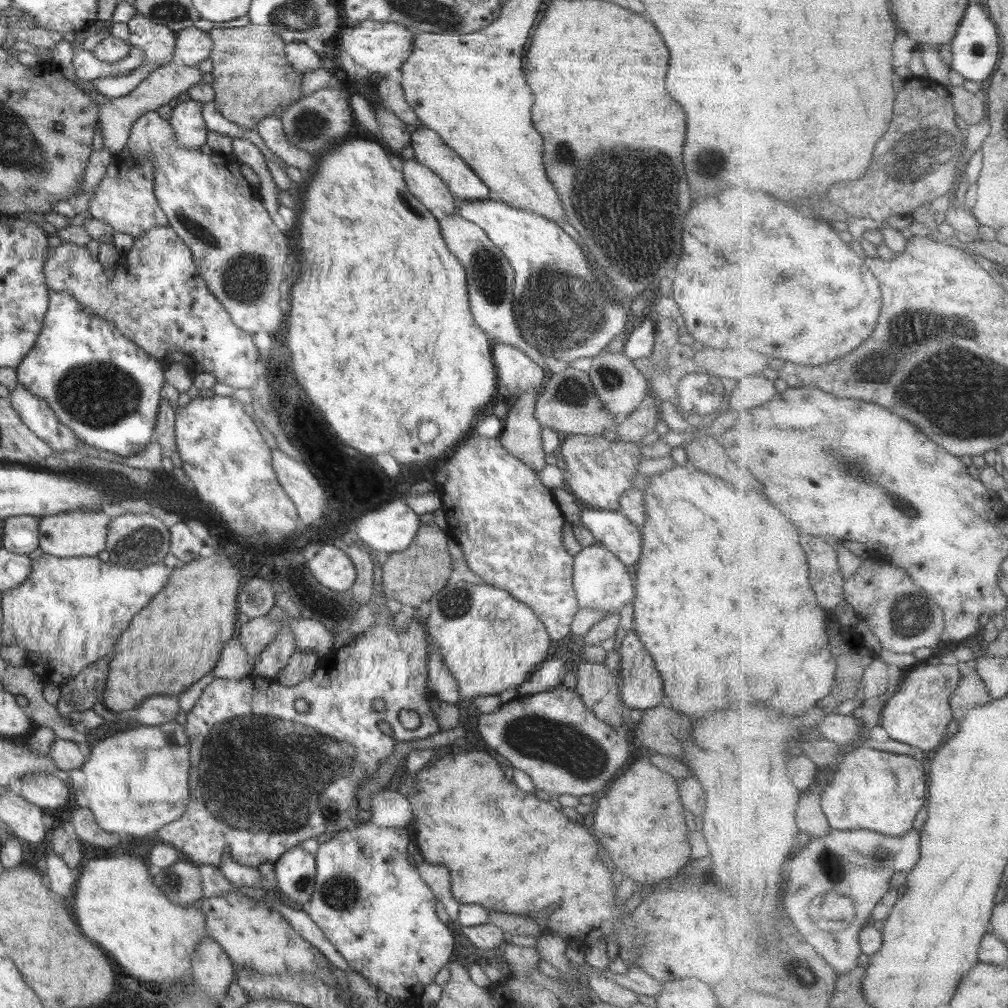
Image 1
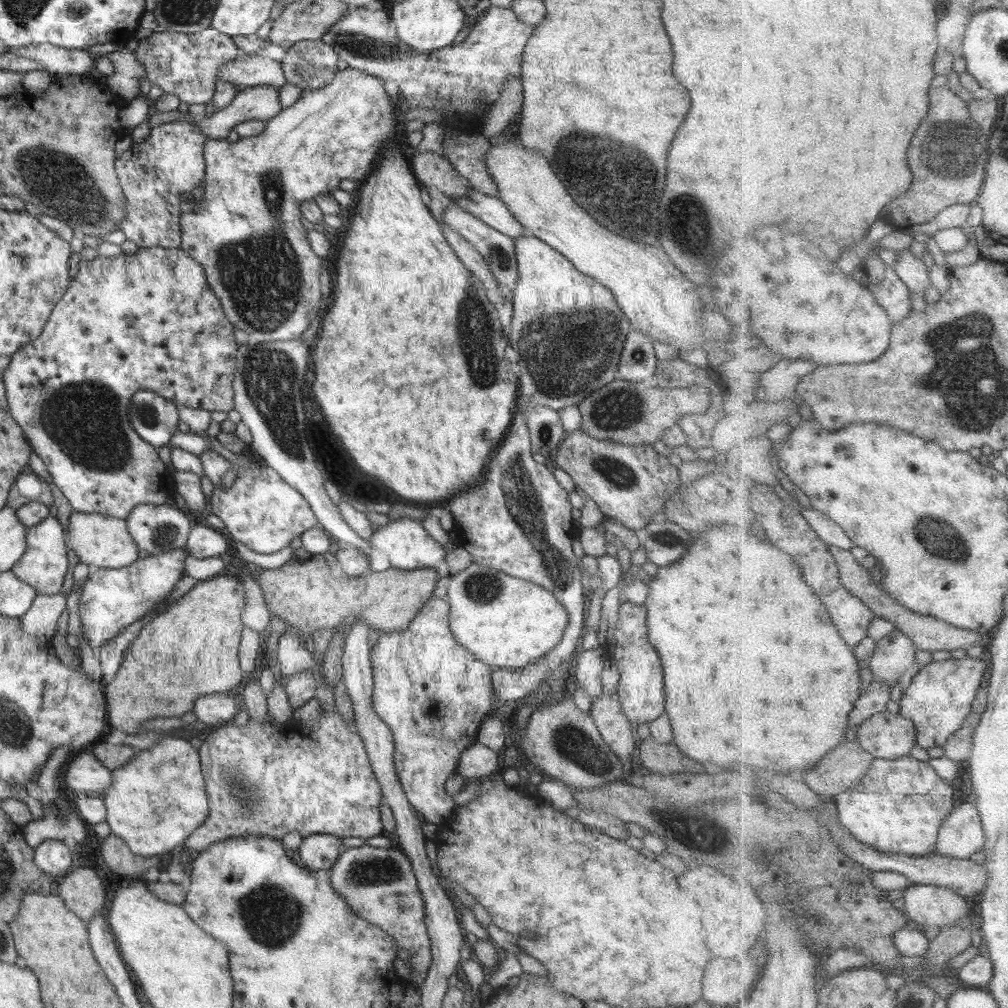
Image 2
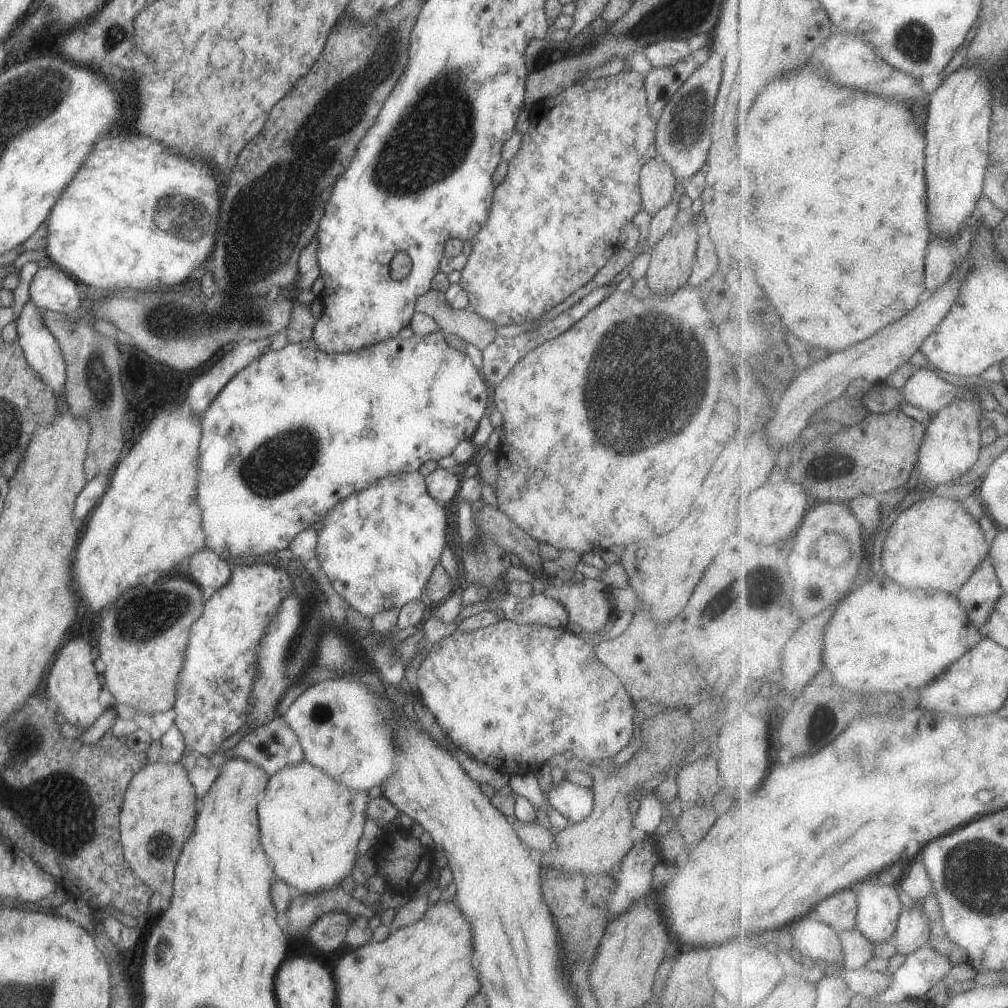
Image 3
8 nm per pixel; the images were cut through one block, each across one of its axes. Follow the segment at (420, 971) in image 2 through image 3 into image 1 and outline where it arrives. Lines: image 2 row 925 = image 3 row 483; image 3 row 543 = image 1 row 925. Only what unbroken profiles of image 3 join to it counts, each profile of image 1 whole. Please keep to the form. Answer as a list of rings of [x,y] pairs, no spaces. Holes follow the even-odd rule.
[[[369,820],[357,825],[355,830],[342,830],[334,838],[320,844],[318,852],[315,854],[316,874],[314,892],[305,909],[311,916],[311,919],[322,929],[326,938],[330,939],[330,942],[334,944],[334,948],[348,961],[353,971],[360,973],[370,983],[397,1001],[406,1001],[414,1004],[424,992],[424,988],[428,984],[432,984],[436,980],[436,974],[450,962],[451,952],[454,952],[454,936],[452,935],[451,924],[442,922],[438,915],[436,915],[435,906],[437,898],[434,896],[432,889],[422,880],[422,875],[420,875],[417,865],[408,862],[411,858],[408,853],[408,844],[410,844],[411,838],[407,827],[384,828],[376,826]]]

